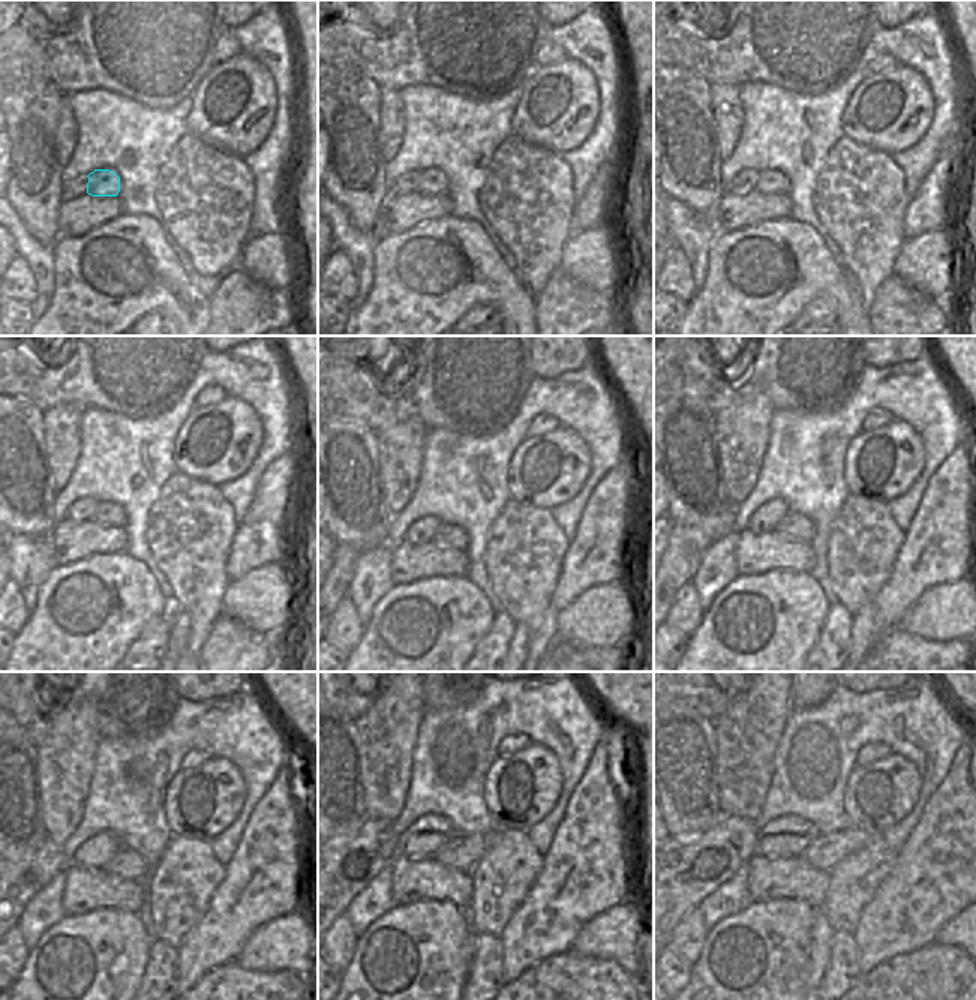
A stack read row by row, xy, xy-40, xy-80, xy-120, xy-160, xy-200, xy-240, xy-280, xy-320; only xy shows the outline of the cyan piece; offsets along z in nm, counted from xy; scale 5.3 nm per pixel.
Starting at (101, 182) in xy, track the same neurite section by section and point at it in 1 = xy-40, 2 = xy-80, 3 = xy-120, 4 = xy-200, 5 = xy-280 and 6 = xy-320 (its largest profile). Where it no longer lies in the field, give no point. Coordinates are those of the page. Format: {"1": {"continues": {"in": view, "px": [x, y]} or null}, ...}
{"1": {"continues": {"in": "xy-40", "px": [434, 182]}}, "2": {"continues": {"in": "xy-80", "px": [769, 180]}}, "3": {"continues": {"in": "xy-120", "px": [107, 513]}}, "4": {"continues": {"in": "xy-200", "px": [766, 517]}}, "5": {"continues": {"in": "xy-280", "px": [443, 844]}}, "6": {"continues": {"in": "xy-320", "px": [793, 835]}}}

